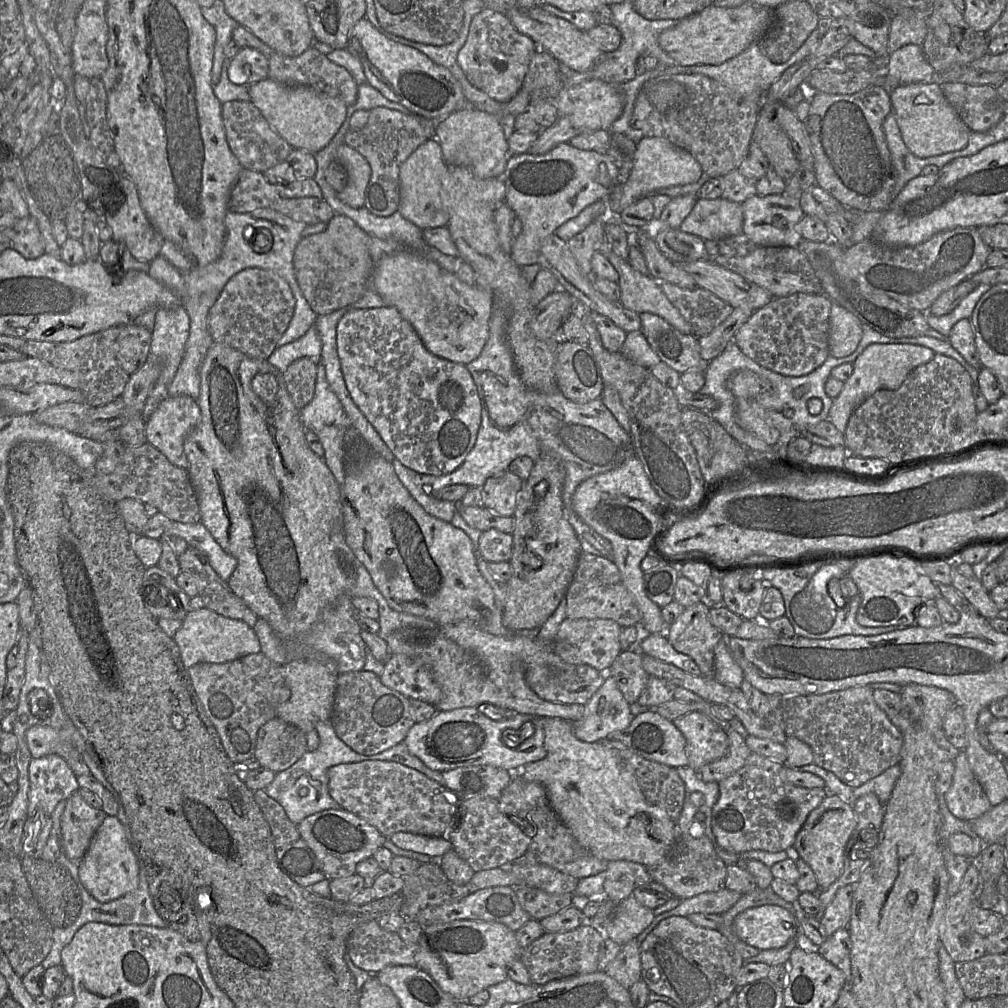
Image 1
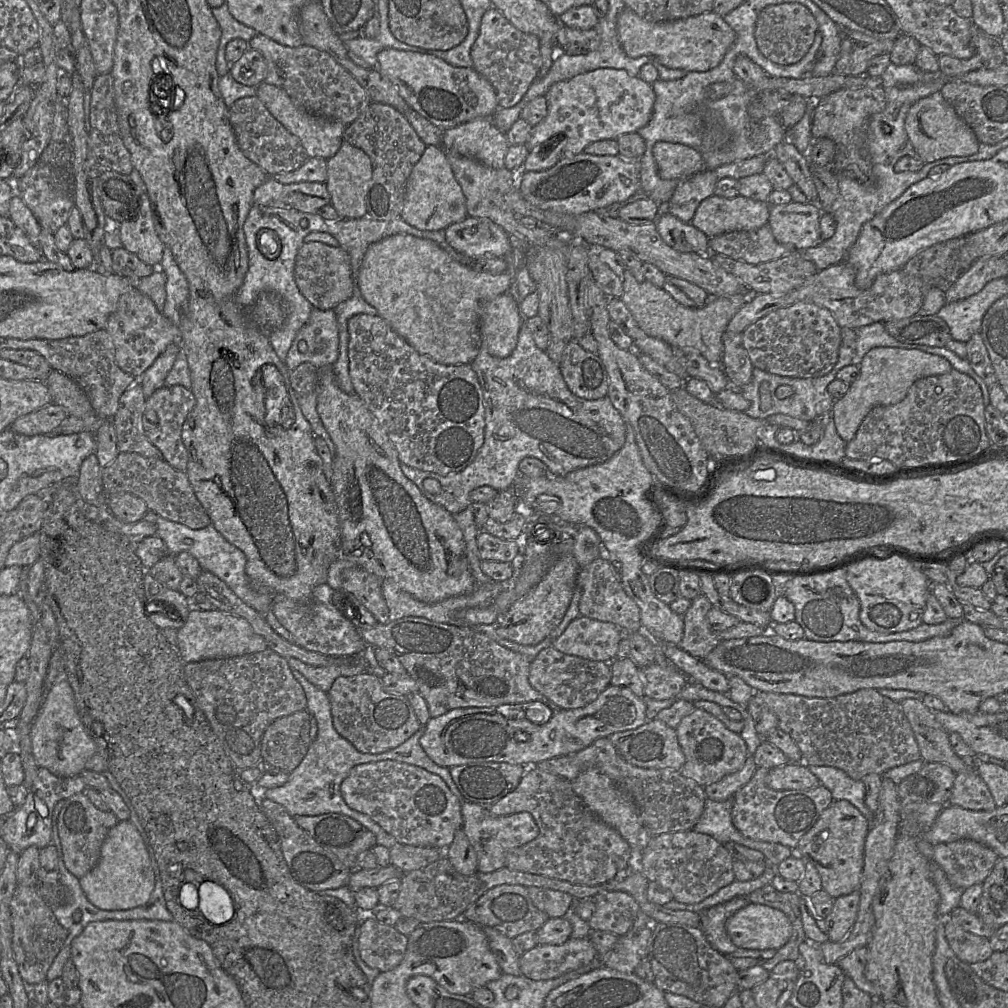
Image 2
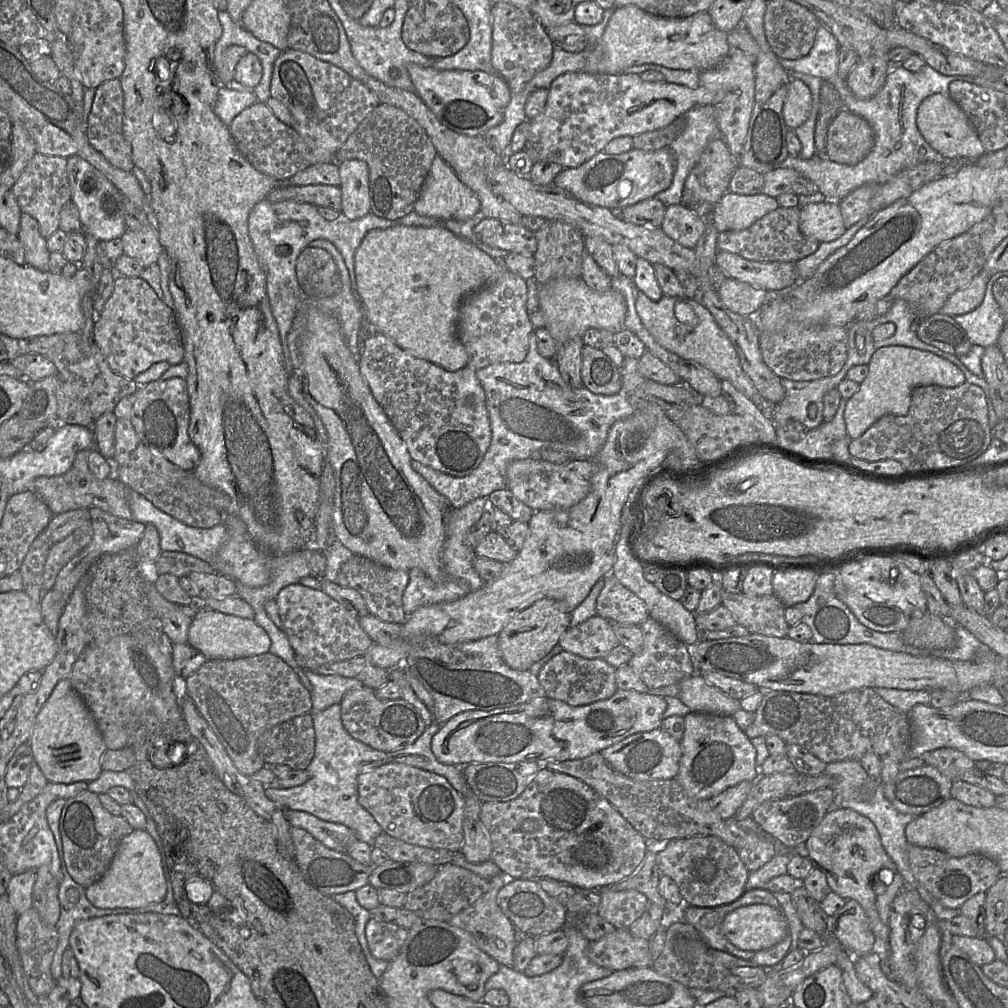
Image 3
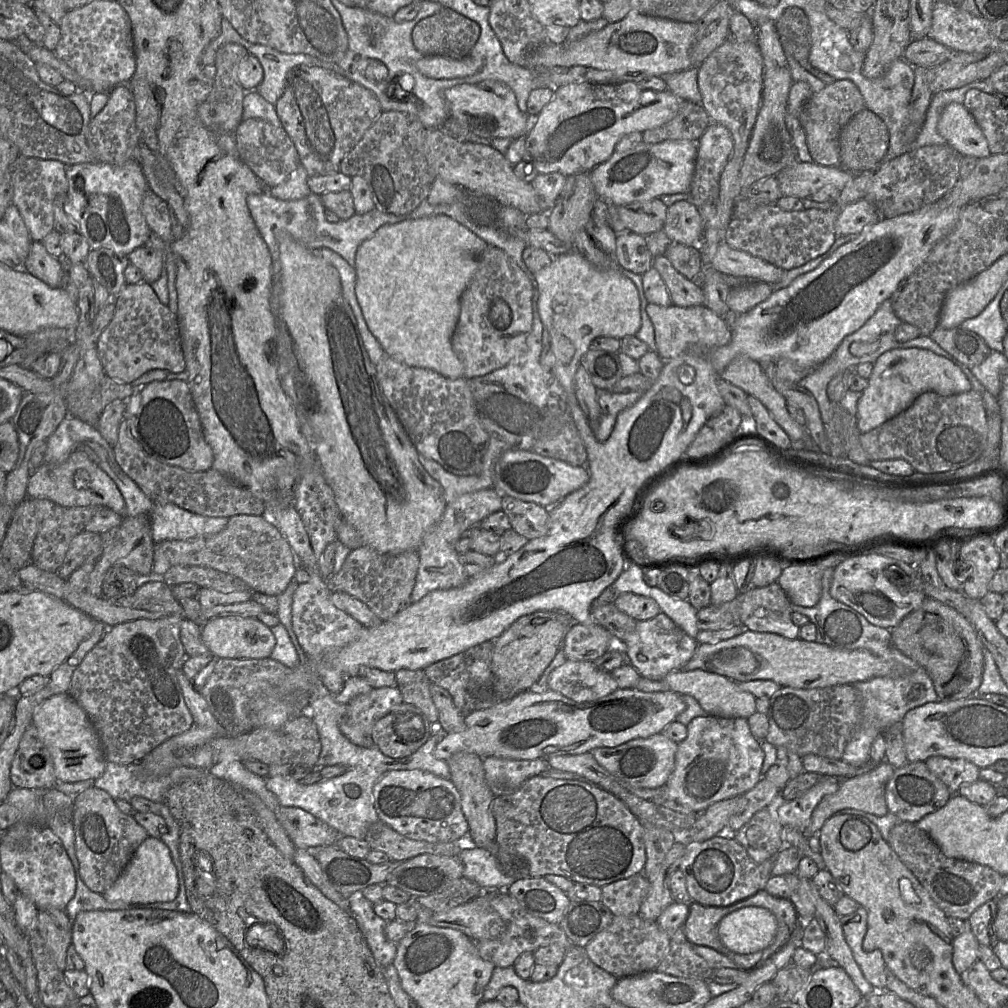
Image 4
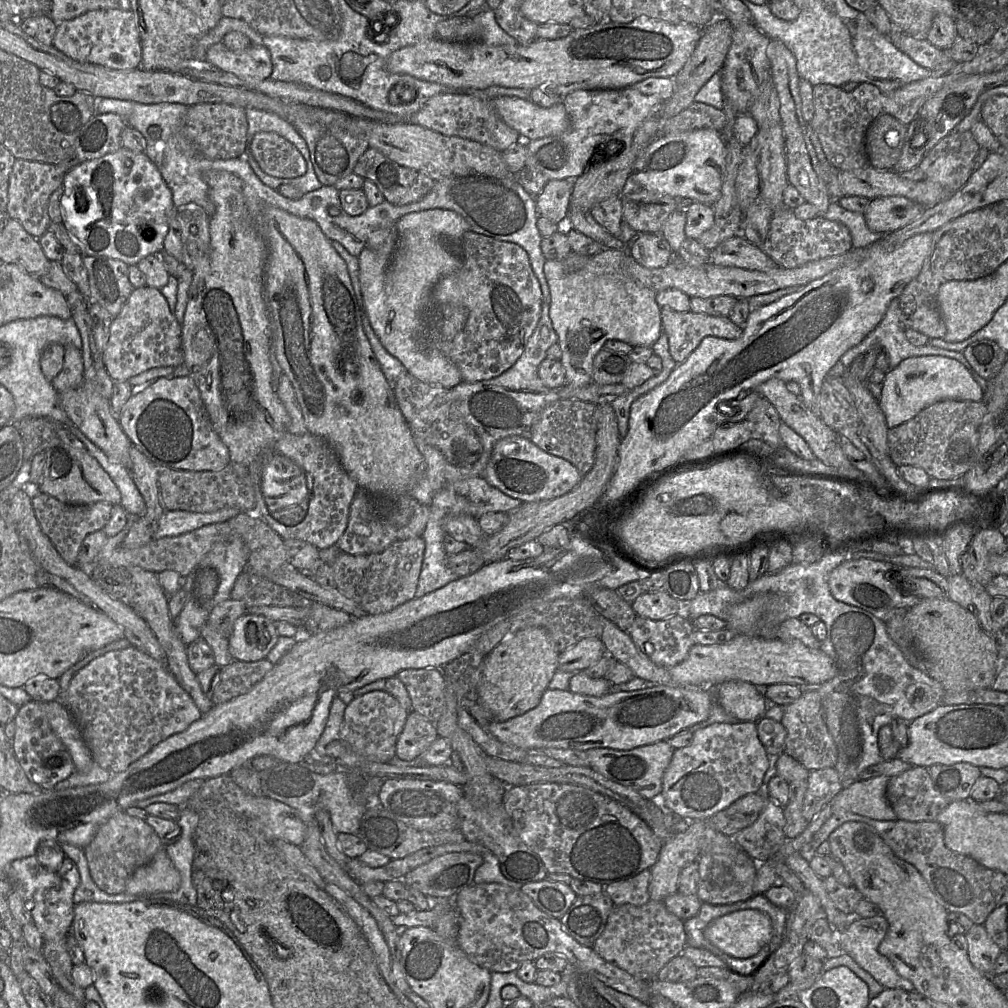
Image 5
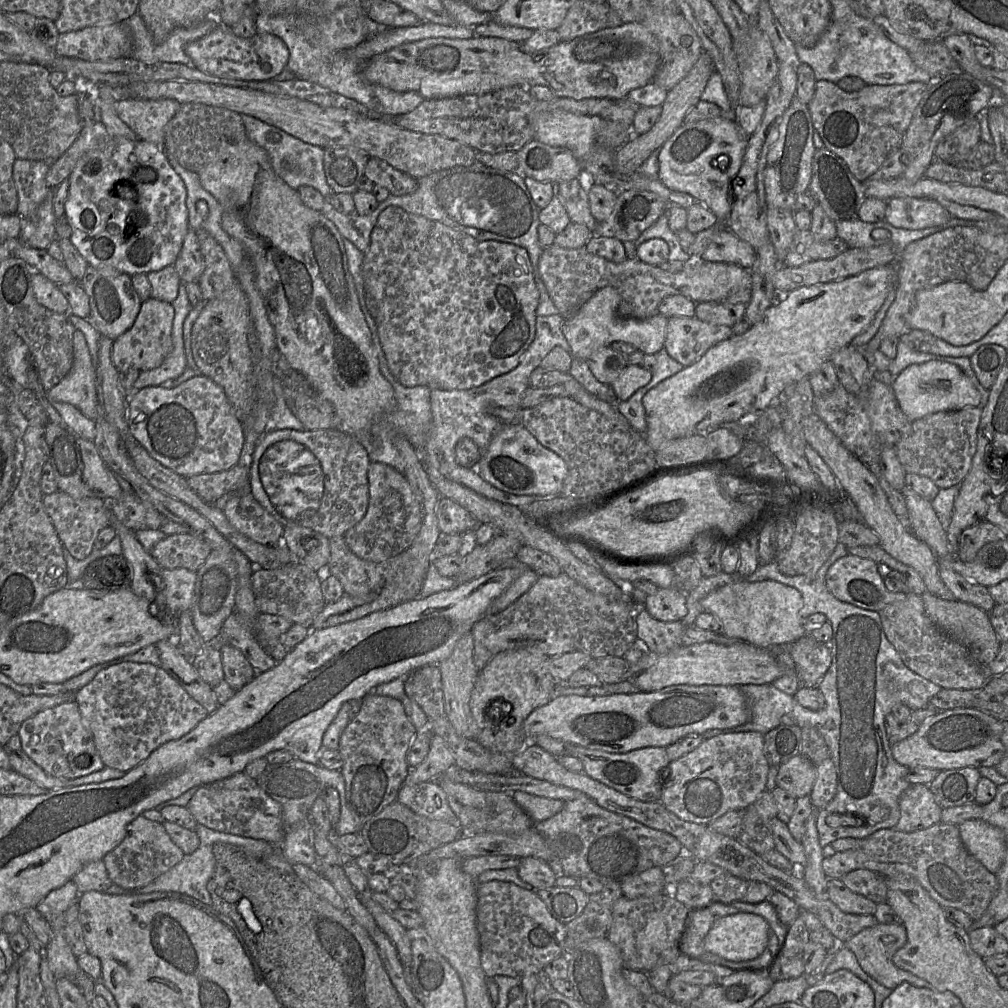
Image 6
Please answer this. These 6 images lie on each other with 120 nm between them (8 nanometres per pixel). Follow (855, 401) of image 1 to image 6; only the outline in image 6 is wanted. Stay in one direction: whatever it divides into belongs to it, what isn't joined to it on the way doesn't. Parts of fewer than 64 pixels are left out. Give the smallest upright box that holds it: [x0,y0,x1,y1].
[892,360,981,421]

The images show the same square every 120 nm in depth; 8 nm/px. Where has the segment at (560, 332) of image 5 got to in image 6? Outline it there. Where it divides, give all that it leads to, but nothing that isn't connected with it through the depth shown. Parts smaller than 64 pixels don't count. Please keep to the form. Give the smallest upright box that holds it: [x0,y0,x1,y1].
[562,286,668,360]

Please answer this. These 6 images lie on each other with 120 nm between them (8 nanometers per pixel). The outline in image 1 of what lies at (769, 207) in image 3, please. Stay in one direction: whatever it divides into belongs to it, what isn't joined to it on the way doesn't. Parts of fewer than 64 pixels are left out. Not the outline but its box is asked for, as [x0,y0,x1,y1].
[679,198,742,240]

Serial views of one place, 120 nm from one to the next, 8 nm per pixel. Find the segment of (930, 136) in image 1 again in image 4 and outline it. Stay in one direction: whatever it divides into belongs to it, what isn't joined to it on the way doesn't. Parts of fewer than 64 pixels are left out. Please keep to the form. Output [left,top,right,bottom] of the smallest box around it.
[937,103,988,157]

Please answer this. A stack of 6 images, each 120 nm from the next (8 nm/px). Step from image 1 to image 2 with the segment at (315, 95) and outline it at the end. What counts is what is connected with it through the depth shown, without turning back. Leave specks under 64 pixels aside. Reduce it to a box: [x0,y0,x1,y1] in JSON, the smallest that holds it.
[256,82,346,160]

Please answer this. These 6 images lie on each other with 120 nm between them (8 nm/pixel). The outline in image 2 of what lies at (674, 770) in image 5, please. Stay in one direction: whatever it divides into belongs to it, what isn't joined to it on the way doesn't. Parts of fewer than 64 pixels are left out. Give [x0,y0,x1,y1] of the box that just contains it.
[676,708,748,788]

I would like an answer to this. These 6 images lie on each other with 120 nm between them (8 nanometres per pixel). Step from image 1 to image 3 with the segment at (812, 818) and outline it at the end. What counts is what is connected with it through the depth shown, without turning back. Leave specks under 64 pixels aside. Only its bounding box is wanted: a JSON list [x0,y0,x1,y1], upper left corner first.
[805,808,897,957]

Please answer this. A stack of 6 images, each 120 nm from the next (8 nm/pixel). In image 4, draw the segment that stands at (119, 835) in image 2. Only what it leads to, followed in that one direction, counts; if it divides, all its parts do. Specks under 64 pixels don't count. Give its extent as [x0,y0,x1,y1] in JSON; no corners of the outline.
[102,837,179,903]

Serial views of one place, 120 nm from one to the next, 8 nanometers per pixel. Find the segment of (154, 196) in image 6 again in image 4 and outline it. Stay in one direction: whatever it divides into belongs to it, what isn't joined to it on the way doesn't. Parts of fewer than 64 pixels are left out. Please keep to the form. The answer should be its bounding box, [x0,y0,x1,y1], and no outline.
[64,159,152,256]

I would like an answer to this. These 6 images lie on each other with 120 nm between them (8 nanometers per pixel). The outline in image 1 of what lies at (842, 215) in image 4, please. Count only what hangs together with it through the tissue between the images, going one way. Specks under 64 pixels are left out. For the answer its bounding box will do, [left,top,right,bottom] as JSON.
[741,194,805,247]

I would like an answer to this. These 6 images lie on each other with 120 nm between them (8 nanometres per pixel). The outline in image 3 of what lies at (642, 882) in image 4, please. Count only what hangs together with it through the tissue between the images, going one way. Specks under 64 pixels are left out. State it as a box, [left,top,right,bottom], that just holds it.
[597,889,648,928]

